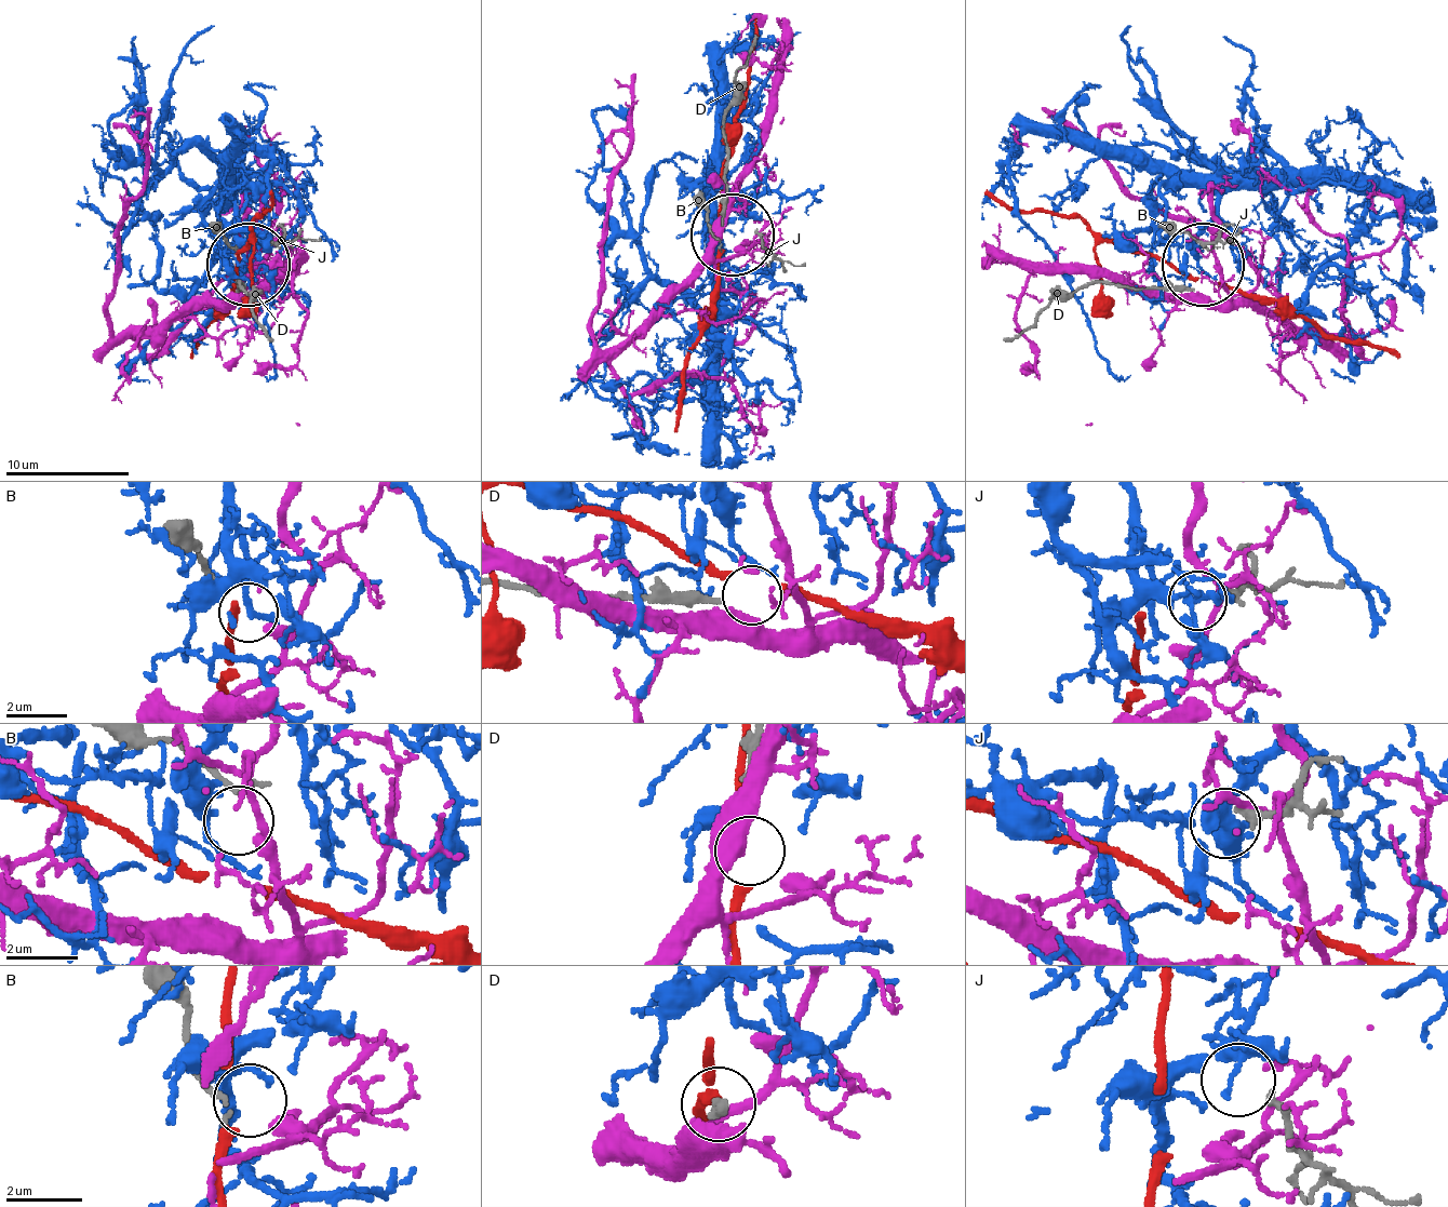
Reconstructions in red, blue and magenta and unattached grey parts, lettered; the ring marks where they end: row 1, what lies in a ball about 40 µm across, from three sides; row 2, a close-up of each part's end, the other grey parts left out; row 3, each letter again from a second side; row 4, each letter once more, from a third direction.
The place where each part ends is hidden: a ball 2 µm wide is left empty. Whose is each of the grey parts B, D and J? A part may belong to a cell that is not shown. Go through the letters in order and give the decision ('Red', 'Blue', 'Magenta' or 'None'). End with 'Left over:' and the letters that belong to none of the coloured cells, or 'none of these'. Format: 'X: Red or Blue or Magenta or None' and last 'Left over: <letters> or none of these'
B: Magenta
D: None
J: Blue
Left over: D

